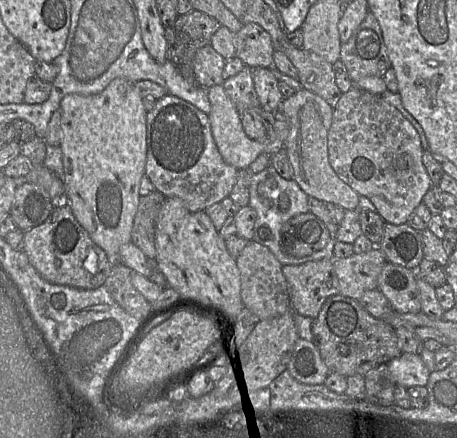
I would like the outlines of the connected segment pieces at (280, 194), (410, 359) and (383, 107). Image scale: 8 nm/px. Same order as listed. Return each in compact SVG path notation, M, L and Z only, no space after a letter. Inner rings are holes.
M261 154L249 166L254 173L249 188L249 206L256 212L254 225L254 236L252 240L266 246L282 265L300 265L308 261L316 261L324 258L334 258L335 235L331 238L325 248L302 258L295 258L284 253L281 249L281 229L283 224L295 215L310 212L308 195L299 187L297 182L286 180L281 177L271 165L271 155ZM273 177L277 183L276 187L267 185L267 179Z
M404 353L387 363L389 371L399 386L411 388L425 386L431 371L427 368L420 353Z
M353 86L348 92L342 93L333 110L332 124L328 132L329 162L338 177L355 190L364 195L374 204L376 212L386 223L405 224L410 214L423 201L423 197L433 186L423 164L424 149L419 134L413 125L391 104L380 95ZM403 155L408 161L408 168L397 168L397 159Z

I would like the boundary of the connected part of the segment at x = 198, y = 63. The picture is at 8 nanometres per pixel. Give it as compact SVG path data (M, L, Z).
M210 45L200 48L194 57L193 68L198 85L210 88L223 85L223 70L227 60Z

